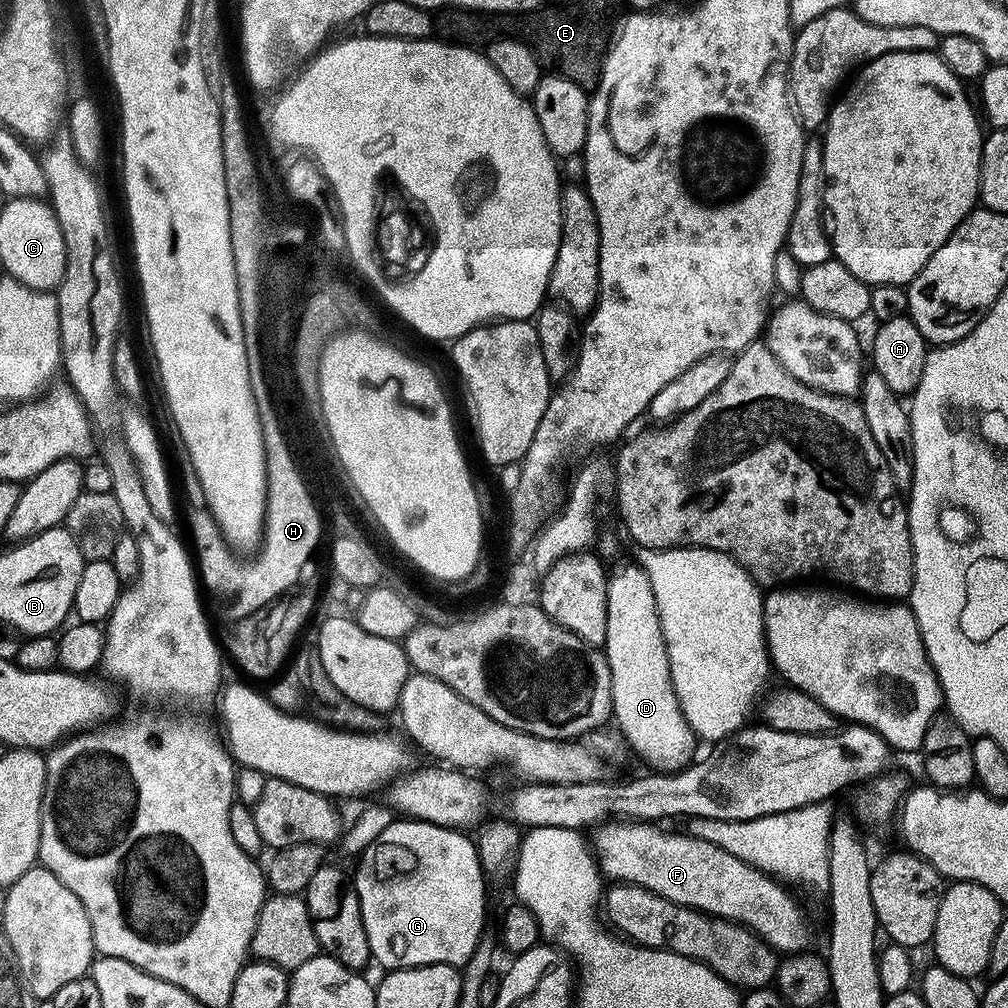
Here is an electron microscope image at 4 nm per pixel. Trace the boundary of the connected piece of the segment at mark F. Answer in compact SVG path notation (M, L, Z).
M613 818L599 825L591 833L593 836L592 840L590 836L590 848L599 871L607 879L609 876L609 881L637 884L675 904L696 908L710 916L719 916L722 920L732 920L750 929L755 936L759 936L780 954L802 952L811 945L808 944L812 940L808 920L804 917L799 902L784 890L785 885L779 879L734 858L734 854L714 846L714 842L702 842L702 838L694 838L683 831L680 832L667 832L664 826L657 826L652 822Z

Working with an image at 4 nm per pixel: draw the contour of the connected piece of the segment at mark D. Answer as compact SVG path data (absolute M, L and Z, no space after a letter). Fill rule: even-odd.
M639 563L620 564L616 569L611 569L606 638L602 651L608 657L610 666L612 716L623 743L627 747L629 744L652 767L649 769L657 773L680 771L693 759L692 751L698 745L698 737L686 722L682 706L674 694L654 590Z

